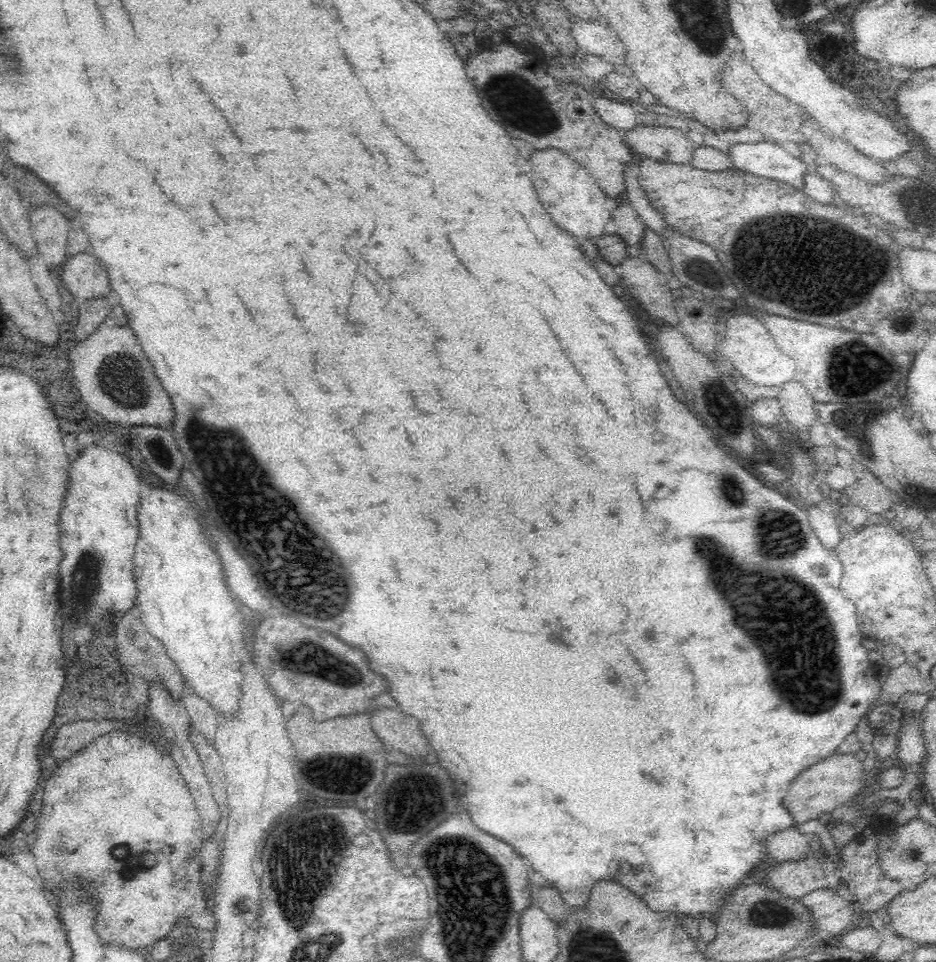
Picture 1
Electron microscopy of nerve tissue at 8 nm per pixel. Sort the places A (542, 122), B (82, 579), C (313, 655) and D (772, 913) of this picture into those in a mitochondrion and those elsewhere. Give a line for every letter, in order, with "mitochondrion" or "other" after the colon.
A: mitochondrion
B: mitochondrion
C: mitochondrion
D: mitochondrion

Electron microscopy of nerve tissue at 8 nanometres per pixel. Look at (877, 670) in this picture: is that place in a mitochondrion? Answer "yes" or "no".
no

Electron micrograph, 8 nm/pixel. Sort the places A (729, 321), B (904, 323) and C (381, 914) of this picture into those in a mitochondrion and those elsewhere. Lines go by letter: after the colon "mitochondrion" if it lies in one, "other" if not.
A: other
B: other
C: other

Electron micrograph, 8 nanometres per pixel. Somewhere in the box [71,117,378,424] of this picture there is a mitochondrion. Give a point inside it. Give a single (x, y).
(124, 385)

